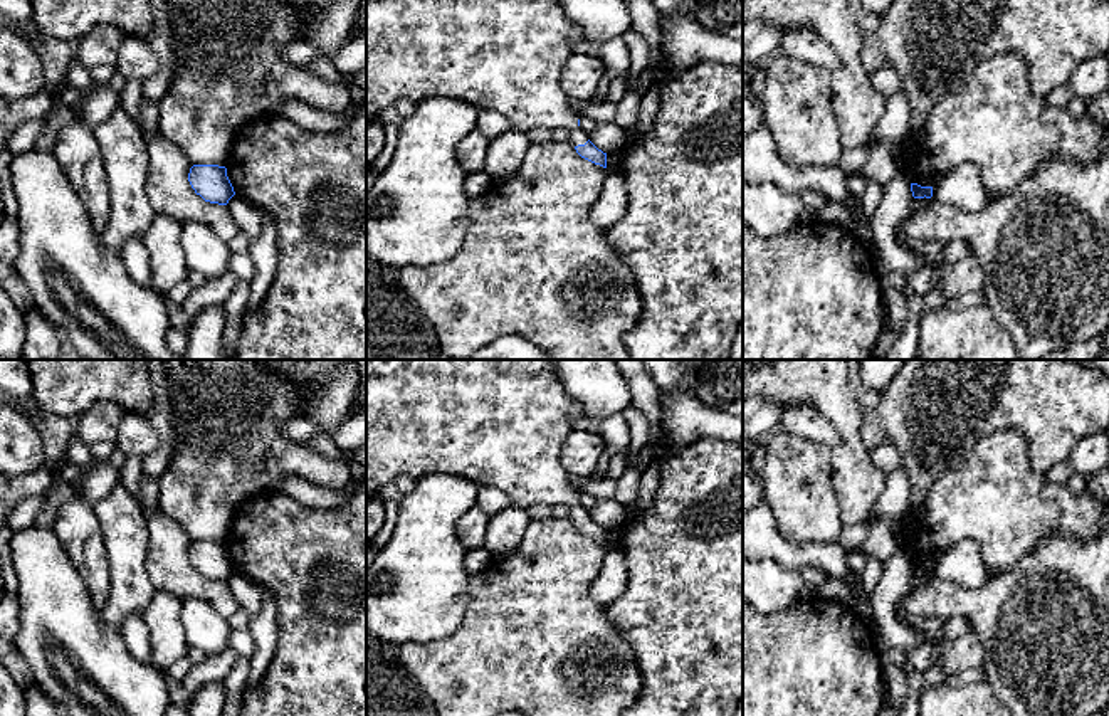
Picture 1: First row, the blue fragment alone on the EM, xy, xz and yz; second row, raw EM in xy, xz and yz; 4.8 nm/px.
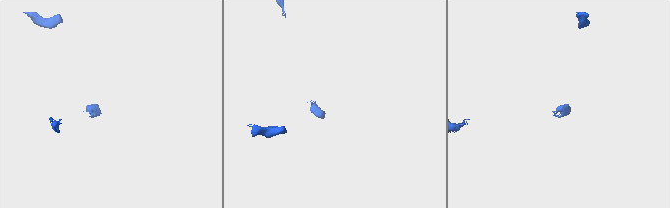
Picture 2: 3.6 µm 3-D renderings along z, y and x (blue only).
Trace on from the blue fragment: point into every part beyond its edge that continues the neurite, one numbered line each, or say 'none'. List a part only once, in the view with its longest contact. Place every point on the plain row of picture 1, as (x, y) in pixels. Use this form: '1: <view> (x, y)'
1: xz (496, 422)

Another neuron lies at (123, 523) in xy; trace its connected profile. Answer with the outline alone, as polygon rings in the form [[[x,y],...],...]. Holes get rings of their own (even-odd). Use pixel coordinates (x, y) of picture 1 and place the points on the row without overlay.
[[[121,482],[92,506],[104,536],[111,576],[102,620],[119,630],[128,617],[145,612],[155,593],[146,571],[146,516]]]

